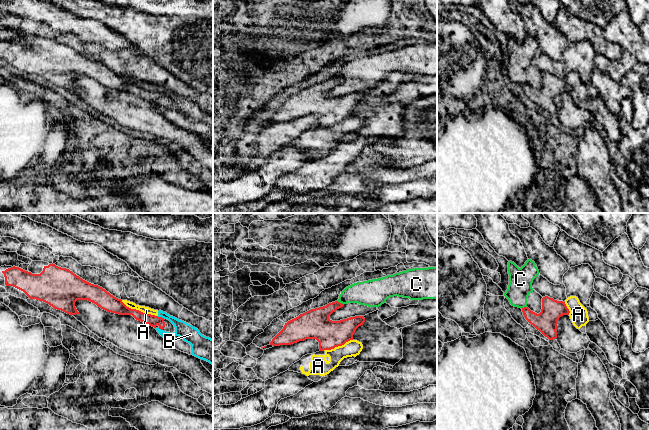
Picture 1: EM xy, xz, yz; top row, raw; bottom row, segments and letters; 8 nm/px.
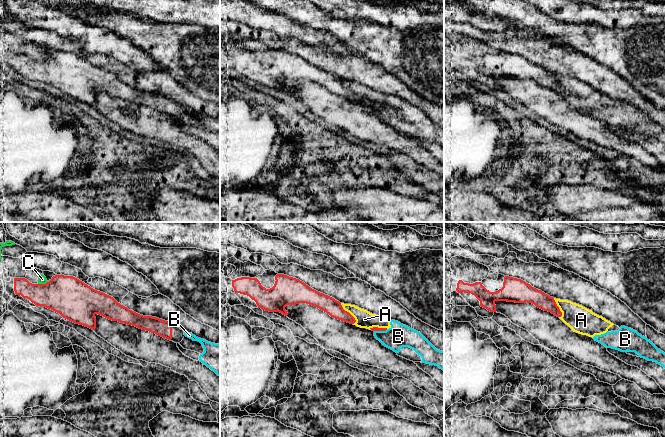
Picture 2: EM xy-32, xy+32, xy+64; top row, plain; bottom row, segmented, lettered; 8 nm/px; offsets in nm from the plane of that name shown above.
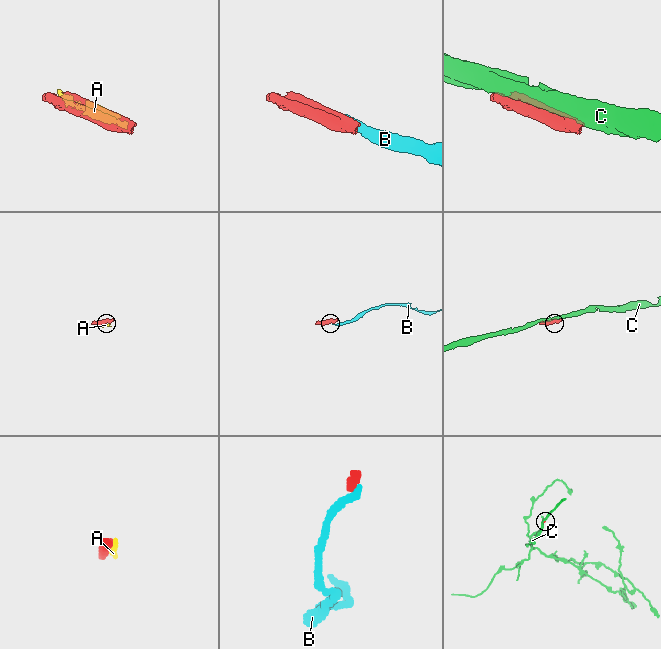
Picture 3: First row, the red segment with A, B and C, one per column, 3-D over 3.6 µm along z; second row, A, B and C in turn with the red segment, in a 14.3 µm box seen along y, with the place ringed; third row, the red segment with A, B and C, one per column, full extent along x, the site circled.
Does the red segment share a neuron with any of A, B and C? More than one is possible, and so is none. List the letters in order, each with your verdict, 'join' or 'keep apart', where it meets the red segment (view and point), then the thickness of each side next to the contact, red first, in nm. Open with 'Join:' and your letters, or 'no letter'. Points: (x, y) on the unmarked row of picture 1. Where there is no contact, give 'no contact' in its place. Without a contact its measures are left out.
Join: no letter
A: keep apart | xy (138, 86) | 140/60 nm
B: keep apart | xy (161, 93) | 90/140 nm
C: keep apart | xz (339, 78) | 220/200 nm

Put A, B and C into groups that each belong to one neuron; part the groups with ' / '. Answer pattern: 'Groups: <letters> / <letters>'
Groups: A B / C

